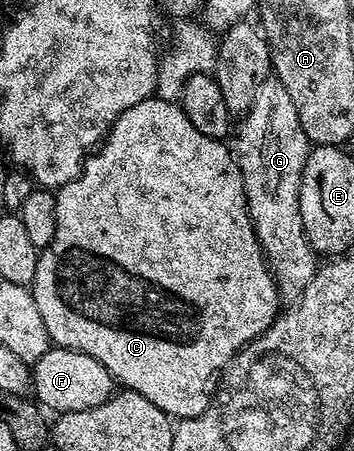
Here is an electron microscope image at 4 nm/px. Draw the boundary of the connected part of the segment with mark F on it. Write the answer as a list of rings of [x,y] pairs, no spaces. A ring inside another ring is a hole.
[[[50,347],[49,352],[43,354],[43,358],[39,358],[37,363],[32,365],[32,369],[32,395],[42,409],[50,413],[53,411],[53,414],[91,410],[95,406],[103,406],[103,402],[107,402],[115,392],[115,381],[107,366],[70,348]]]

